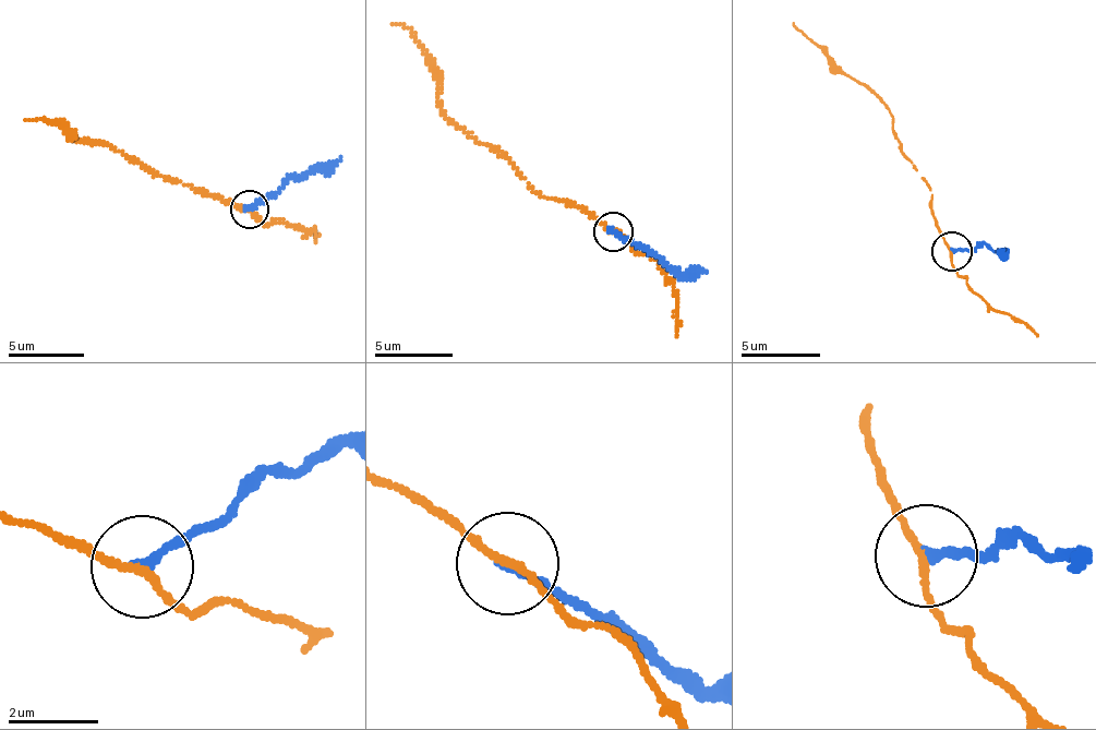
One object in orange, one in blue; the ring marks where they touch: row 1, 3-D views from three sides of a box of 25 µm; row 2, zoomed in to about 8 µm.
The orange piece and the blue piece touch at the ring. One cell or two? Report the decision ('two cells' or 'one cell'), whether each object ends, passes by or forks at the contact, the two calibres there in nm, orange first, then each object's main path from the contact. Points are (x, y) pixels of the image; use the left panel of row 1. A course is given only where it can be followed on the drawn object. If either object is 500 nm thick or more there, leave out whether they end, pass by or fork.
two cells; orange passes by; blue ends there; 150 nm thick on the orange side, 200 nm on the other; orange runs (249, 210), (141, 166), (111, 147), (72, 139), (71, 132), (40, 118), (25, 120); blue runs (249, 210), (275, 198), (291, 178), (306, 178), (318, 164), (340, 157)

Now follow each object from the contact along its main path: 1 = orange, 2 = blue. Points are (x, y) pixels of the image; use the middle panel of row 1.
1: (612, 232), (581, 207), (540, 196), (506, 157), (456, 128), (437, 97), (437, 70), (407, 27), (392, 24)
2: (612, 232), (639, 244), (683, 274), (707, 272)

